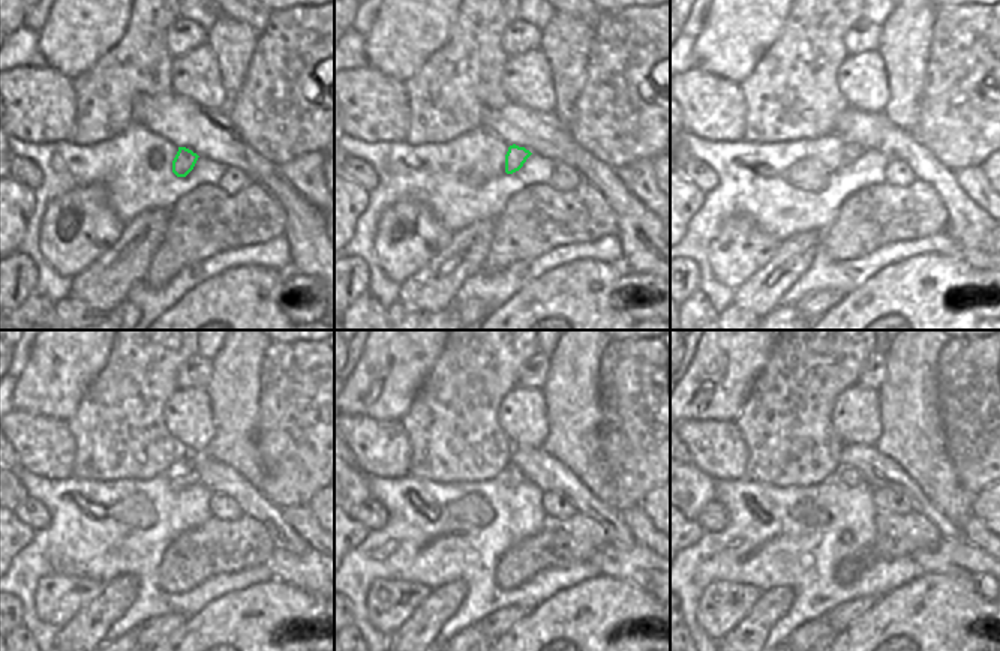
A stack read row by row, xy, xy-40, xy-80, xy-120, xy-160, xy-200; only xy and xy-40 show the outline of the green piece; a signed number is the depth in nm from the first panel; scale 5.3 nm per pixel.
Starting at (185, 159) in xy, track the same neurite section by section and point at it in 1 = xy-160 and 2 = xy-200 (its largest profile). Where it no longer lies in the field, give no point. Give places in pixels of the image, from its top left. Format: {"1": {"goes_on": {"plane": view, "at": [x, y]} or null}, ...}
{"1": {"goes_on": {"plane": "xy-160", "at": [513, 476]}}, "2": {"goes_on": {"plane": "xy-200", "at": [846, 476]}}}

